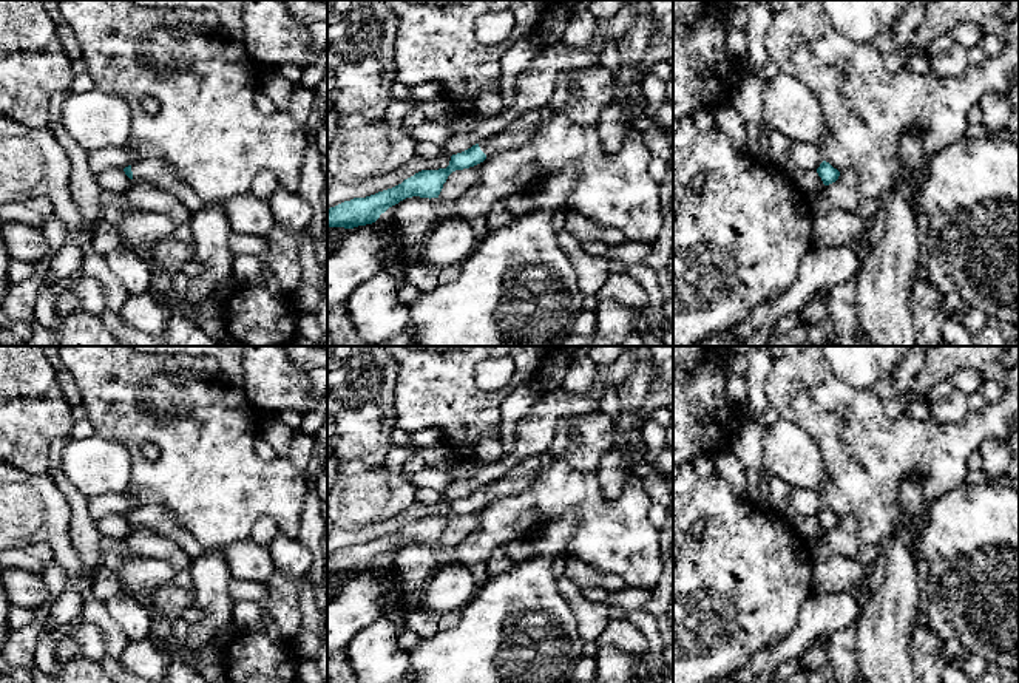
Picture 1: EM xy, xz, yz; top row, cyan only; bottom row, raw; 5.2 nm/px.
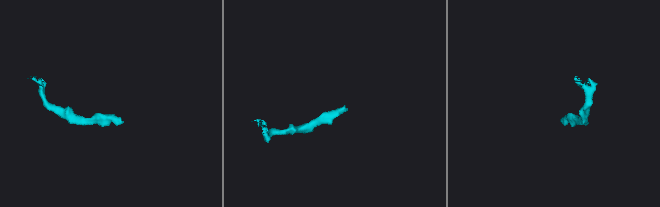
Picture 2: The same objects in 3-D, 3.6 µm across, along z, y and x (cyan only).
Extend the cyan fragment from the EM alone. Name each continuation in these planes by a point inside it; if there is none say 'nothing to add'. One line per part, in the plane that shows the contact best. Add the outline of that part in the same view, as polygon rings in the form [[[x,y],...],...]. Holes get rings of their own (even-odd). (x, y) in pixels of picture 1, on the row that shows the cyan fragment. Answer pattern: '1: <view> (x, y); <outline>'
1: xy (152, 170); [[[142,159],[131,164],[133,182],[153,182],[174,195],[193,215],[204,207],[201,196],[184,182],[164,161]]]

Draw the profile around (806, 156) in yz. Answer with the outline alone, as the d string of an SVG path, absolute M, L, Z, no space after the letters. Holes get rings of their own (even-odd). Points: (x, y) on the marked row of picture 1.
M794 141L790 147L790 161L800 170L817 172L823 158L818 145Z

